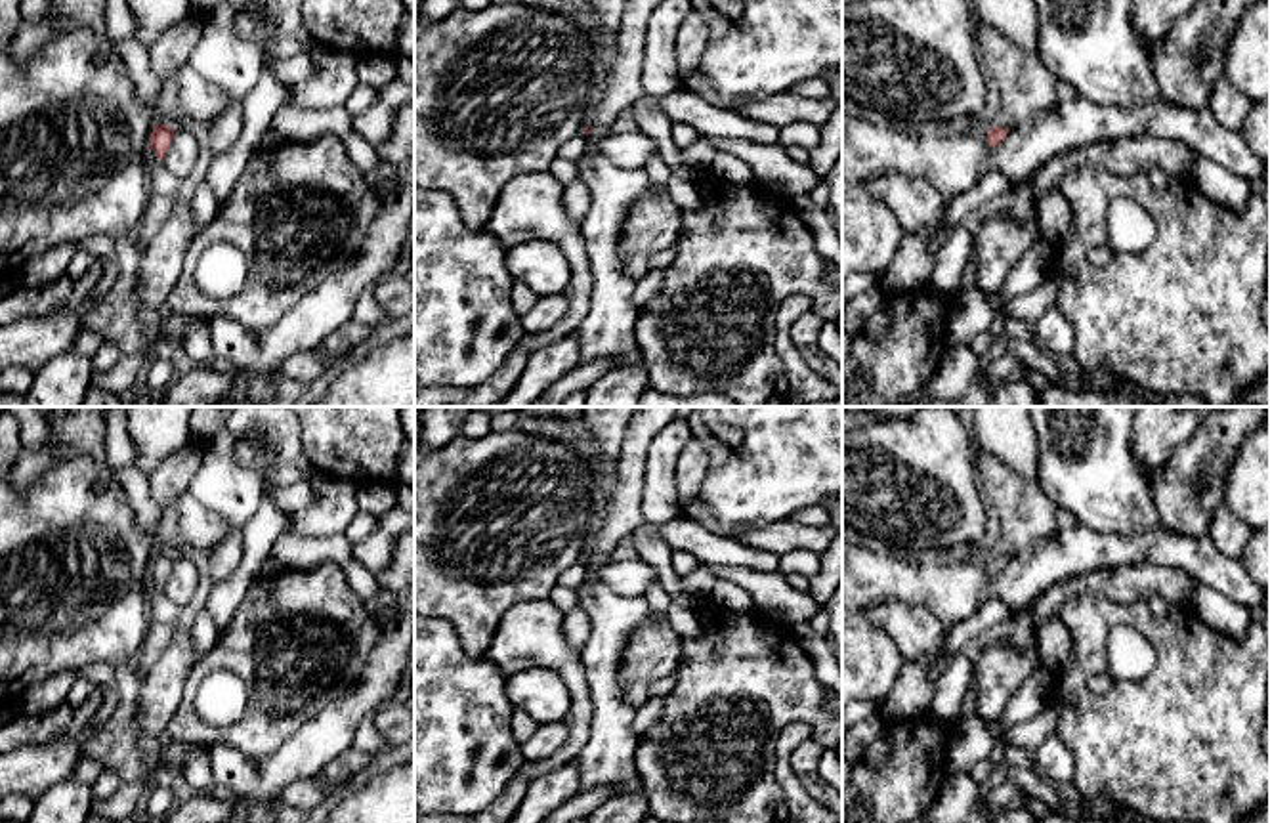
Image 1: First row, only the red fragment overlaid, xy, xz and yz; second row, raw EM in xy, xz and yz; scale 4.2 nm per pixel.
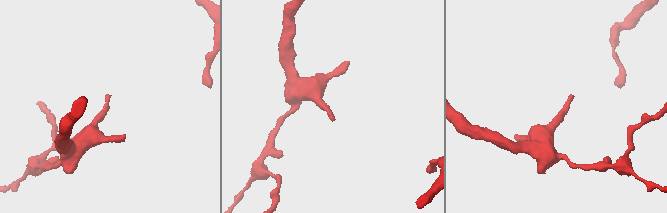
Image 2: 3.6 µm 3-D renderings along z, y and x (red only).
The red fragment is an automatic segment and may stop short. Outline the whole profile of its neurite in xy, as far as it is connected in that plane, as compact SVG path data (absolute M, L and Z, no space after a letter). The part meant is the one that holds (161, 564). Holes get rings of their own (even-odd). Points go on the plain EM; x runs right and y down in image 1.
M157 552L151 559L151 577L157 582L157 586L164 588L164 582L170 575L174 558L164 552Z

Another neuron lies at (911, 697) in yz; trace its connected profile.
M942 647L926 659L905 659L894 691L882 701L888 720L919 718L930 708L936 689L936 684L930 680L930 668L940 655Z

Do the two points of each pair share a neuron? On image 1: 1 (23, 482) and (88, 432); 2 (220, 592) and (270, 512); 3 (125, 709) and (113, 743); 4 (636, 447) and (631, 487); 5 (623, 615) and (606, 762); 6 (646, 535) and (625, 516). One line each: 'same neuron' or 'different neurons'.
1: same neuron
2: same neuron
3: same neuron
4: same neuron
5: same neuron
6: different neurons

